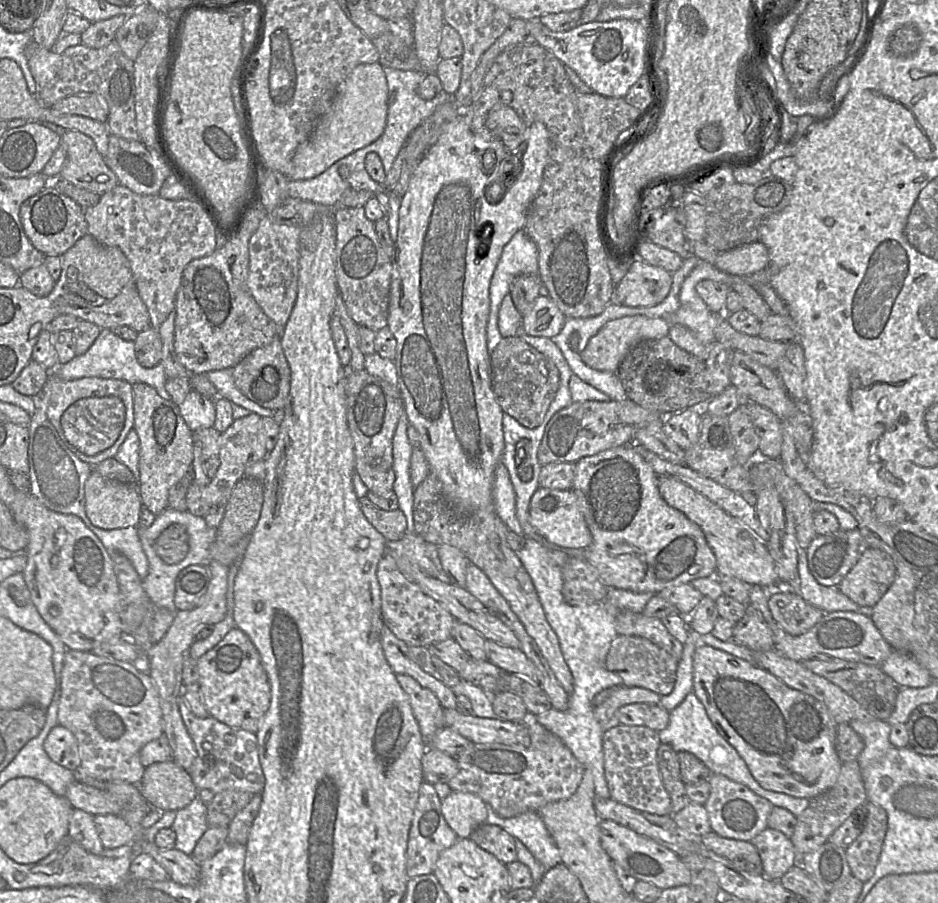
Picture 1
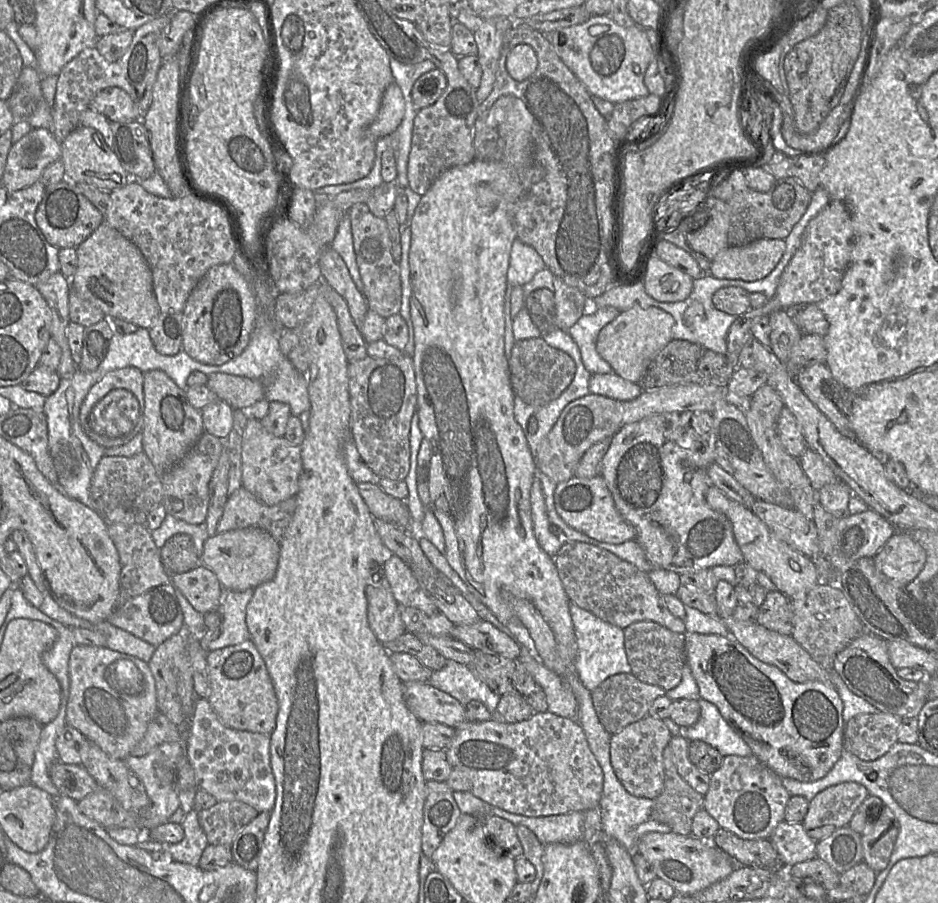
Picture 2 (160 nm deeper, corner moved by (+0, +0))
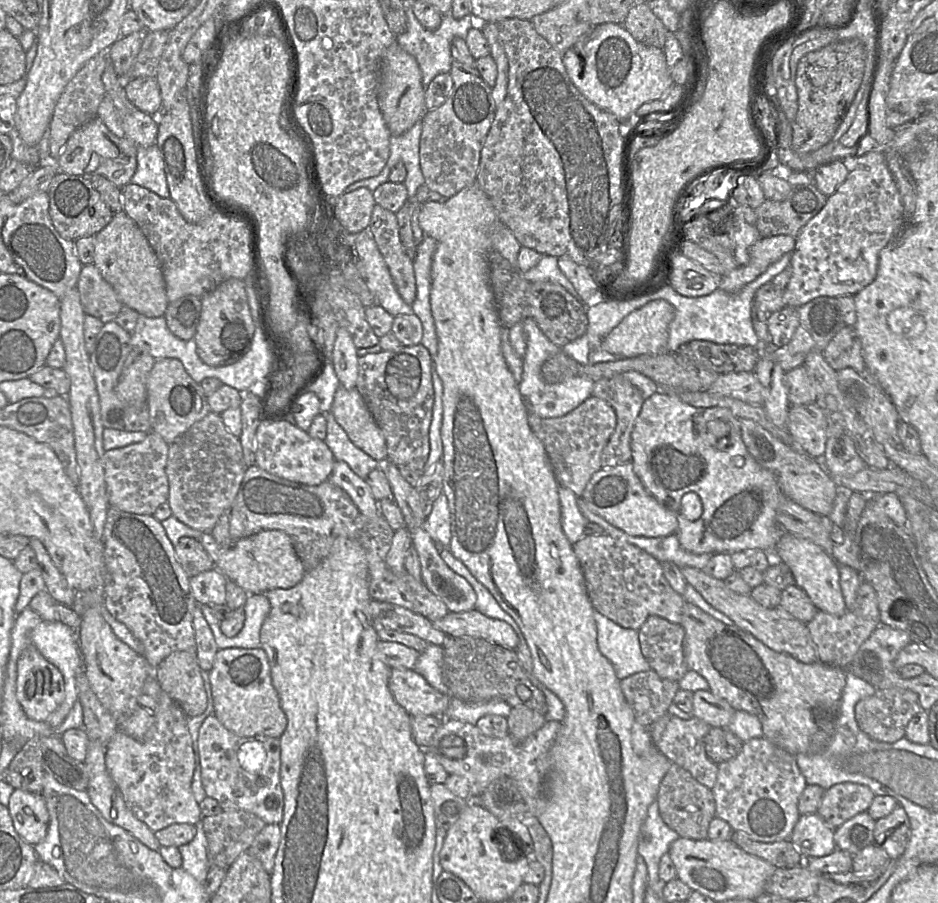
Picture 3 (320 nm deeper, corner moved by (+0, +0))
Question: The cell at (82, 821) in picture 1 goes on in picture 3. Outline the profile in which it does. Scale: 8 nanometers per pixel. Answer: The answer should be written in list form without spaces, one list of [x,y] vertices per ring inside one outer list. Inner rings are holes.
[[[161,691],[155,721],[142,740],[135,740],[119,728],[107,744],[105,764],[109,775],[134,815],[153,832],[173,824],[200,825],[203,818],[191,789],[195,757],[192,737],[187,726],[188,719],[180,706]]]

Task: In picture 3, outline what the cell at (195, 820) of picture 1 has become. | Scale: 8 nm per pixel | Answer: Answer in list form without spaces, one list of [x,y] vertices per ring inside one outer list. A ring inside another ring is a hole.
[[[200,825],[196,826],[196,834],[193,840],[185,845],[177,847],[181,857],[181,868],[188,872],[198,882],[203,883],[209,869],[207,858],[207,840]]]

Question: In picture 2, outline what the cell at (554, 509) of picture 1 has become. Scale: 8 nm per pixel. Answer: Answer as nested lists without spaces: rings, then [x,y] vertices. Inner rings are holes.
[[[602,476],[593,478],[573,477],[555,487],[554,508],[571,528],[601,542],[622,544],[636,537],[636,529],[617,511],[613,498]]]

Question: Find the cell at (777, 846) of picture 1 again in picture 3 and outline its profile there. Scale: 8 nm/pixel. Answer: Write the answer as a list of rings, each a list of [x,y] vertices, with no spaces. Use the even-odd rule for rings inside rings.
[[[816,813],[800,815],[789,840],[805,858],[826,856],[836,849],[834,830]]]

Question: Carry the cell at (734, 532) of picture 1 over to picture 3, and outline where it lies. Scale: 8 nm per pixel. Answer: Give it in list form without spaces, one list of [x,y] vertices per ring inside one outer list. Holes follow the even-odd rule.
[[[784,531],[773,552],[777,560],[790,568],[794,584],[806,592],[819,611],[833,615],[841,615],[846,612],[847,607],[840,586],[840,565],[822,547]]]

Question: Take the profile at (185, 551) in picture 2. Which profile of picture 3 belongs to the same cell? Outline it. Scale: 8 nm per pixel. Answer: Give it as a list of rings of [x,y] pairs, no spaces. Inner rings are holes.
[[[182,537],[174,545],[176,559],[189,578],[214,569],[214,562],[200,542],[194,538]]]

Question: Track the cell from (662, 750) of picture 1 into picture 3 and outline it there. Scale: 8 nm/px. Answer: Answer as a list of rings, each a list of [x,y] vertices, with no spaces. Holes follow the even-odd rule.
[[[672,763],[660,783],[656,801],[664,823],[681,838],[707,839],[709,824],[716,817],[713,792],[695,780],[683,767]]]

